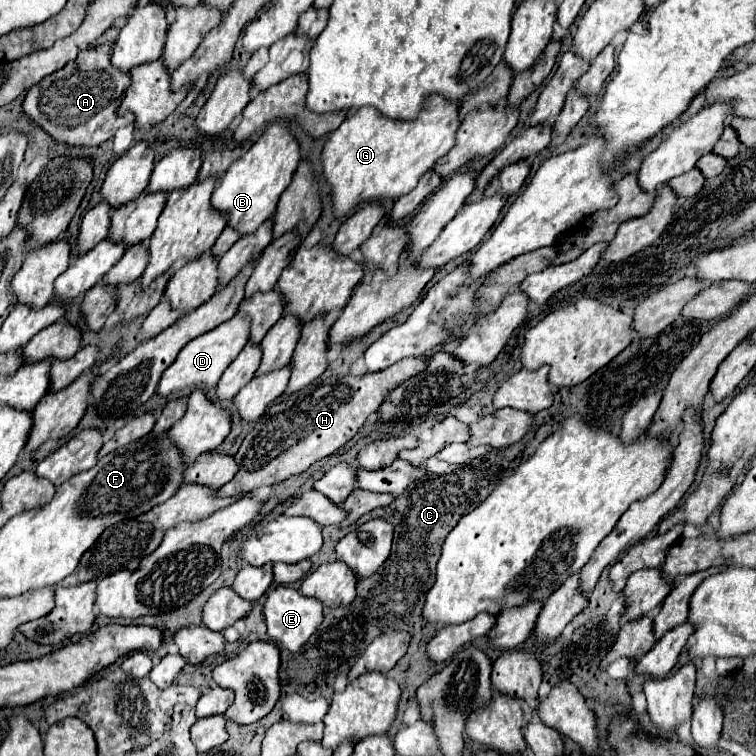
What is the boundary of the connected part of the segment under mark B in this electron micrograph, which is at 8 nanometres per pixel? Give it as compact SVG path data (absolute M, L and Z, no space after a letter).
M277 123L269 125L265 133L255 141L255 145L243 157L239 157L219 181L211 197L213 211L223 213L227 217L227 227L239 231L241 235L255 233L263 221L273 217L277 201L289 187L299 159L299 143L291 131Z

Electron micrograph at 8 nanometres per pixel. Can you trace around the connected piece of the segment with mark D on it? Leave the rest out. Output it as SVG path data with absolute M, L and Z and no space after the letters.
M235 315L229 321L221 323L213 331L209 331L205 335L199 335L197 339L187 343L179 351L177 359L163 371L161 381L157 385L157 395L169 397L171 393L181 391L181 389L189 389L189 387L193 387L193 389L197 389L197 387L213 389L215 383L219 381L219 377L223 375L223 371L229 367L229 363L245 347L247 337L249 337L249 319L247 317L239 317L239 315Z

